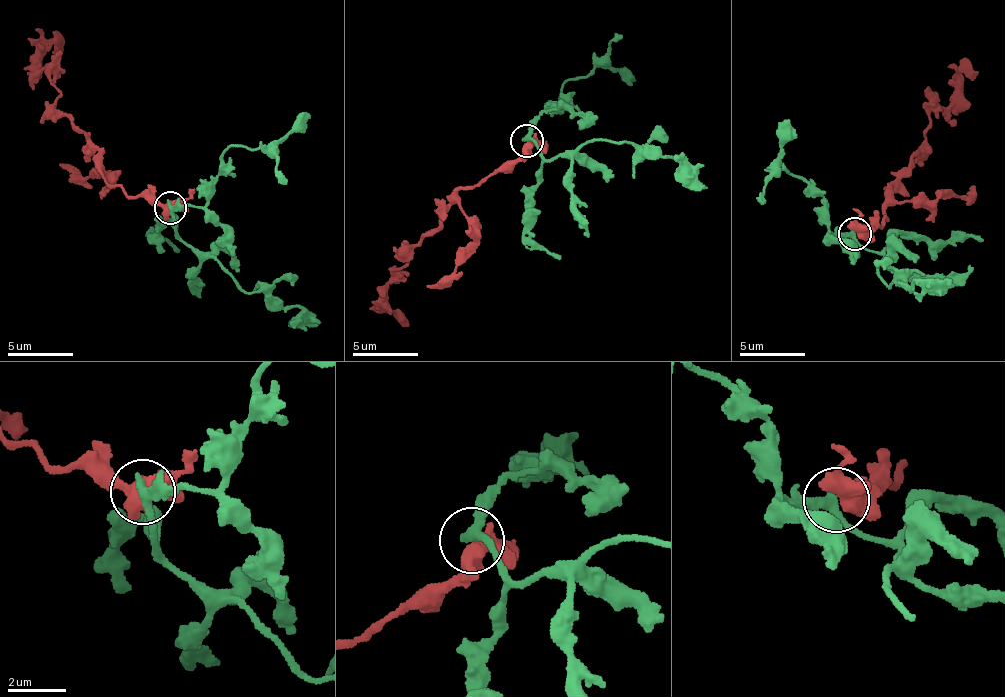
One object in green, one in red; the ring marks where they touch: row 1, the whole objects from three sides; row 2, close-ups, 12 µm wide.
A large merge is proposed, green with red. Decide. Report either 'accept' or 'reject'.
reject

